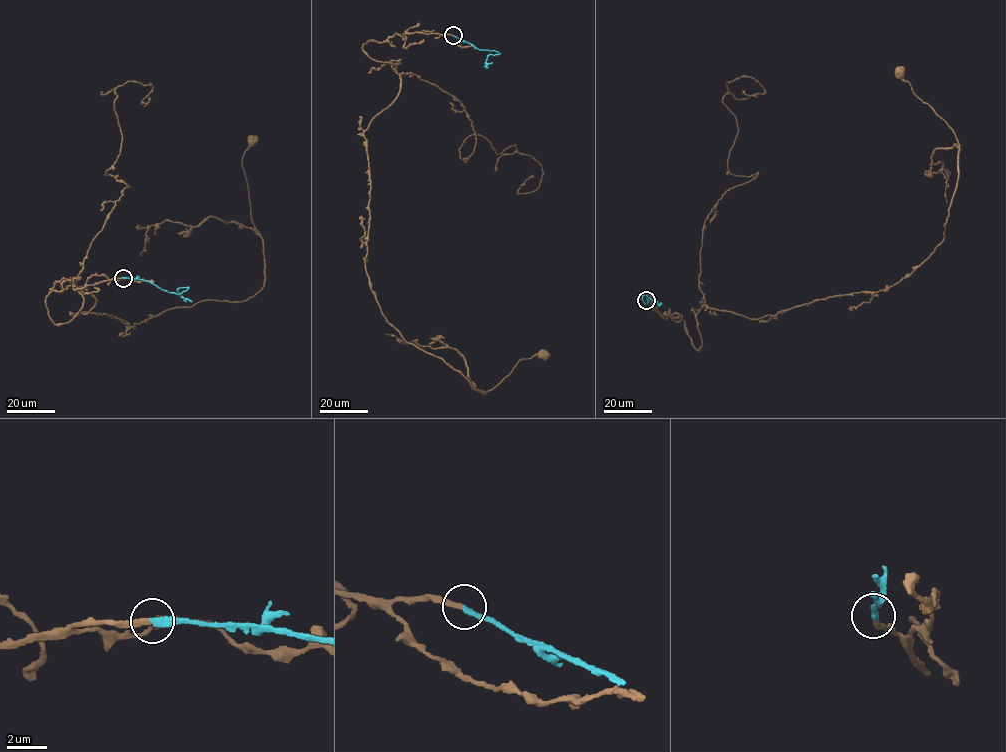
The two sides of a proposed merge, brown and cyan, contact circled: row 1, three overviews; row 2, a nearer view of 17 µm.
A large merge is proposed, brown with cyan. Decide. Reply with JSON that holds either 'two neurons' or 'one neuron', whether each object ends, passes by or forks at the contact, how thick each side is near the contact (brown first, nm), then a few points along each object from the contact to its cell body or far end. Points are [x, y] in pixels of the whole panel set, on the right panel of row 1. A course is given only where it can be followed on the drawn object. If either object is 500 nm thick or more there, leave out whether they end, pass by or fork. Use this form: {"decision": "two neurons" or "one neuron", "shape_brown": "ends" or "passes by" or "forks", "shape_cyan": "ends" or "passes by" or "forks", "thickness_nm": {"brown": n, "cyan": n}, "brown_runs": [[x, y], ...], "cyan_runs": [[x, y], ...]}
{"decision": "one neuron", "shape_brown": "ends", "shape_cyan": "ends", "thickness_nm": {"brown": 240, "cyan": 280}, "brown_runs": [[647, 300], [684, 321], [699, 350], [705, 305], [759, 319], [910, 275], [941, 244], [959, 145], [901, 72]], "cyan_runs": [[647, 300], [646, 297], [648, 303], [644, 303], [643, 296], [656, 302], [654, 305]]}

